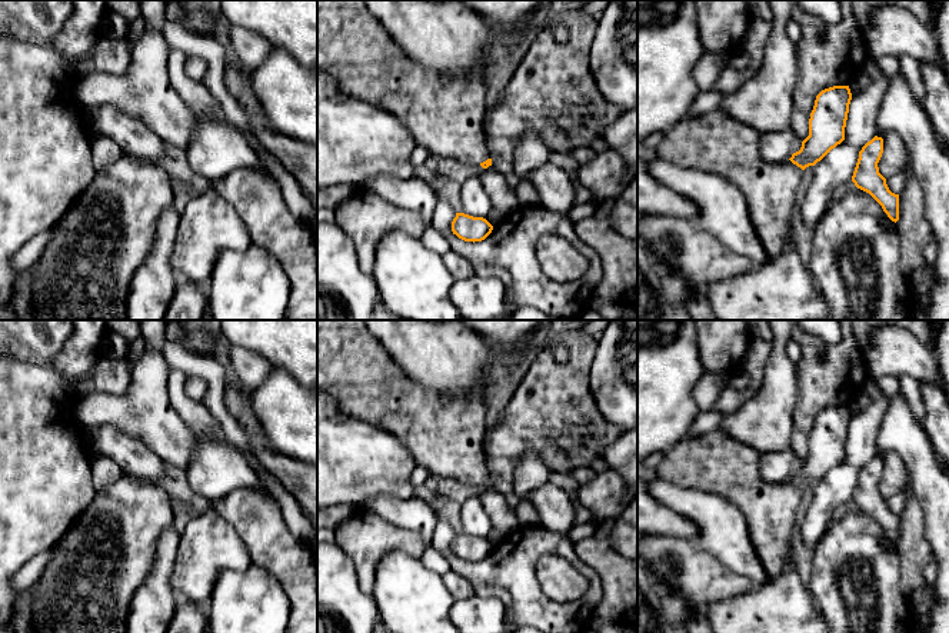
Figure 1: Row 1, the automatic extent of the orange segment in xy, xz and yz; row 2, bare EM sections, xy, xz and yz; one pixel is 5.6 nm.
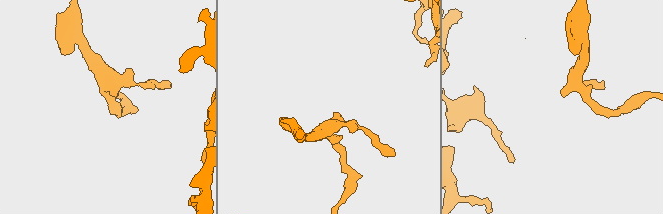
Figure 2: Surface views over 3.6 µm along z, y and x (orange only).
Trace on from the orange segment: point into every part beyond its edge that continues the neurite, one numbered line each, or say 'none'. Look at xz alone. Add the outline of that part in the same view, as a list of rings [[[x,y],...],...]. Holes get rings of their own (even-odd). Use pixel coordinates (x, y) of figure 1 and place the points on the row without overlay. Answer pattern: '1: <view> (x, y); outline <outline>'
1: xz (445, 436); outline [[[317,320],[317,387],[333,396],[350,417],[394,434],[416,466],[433,476],[480,484],[490,479],[483,453],[487,396],[473,390],[449,399],[412,380],[364,320]]]

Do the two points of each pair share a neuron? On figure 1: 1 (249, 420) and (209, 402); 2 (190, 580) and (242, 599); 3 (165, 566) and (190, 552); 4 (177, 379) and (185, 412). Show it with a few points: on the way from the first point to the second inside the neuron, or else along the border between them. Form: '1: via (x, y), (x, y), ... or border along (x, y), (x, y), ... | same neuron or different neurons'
1: border along (226, 385), (225, 407), (243, 430), (246, 439) | different neurons
2: border along (242, 570), (223, 570), (217, 576), (205, 609) | different neurons
3: border along (180, 535), (169, 577), (175, 595) | different neurons
4: via (177, 387), (177, 396), (183, 403) | same neuron

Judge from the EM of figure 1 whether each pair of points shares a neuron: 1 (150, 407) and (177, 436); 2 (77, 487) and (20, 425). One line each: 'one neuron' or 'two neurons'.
1: one neuron
2: one neuron

